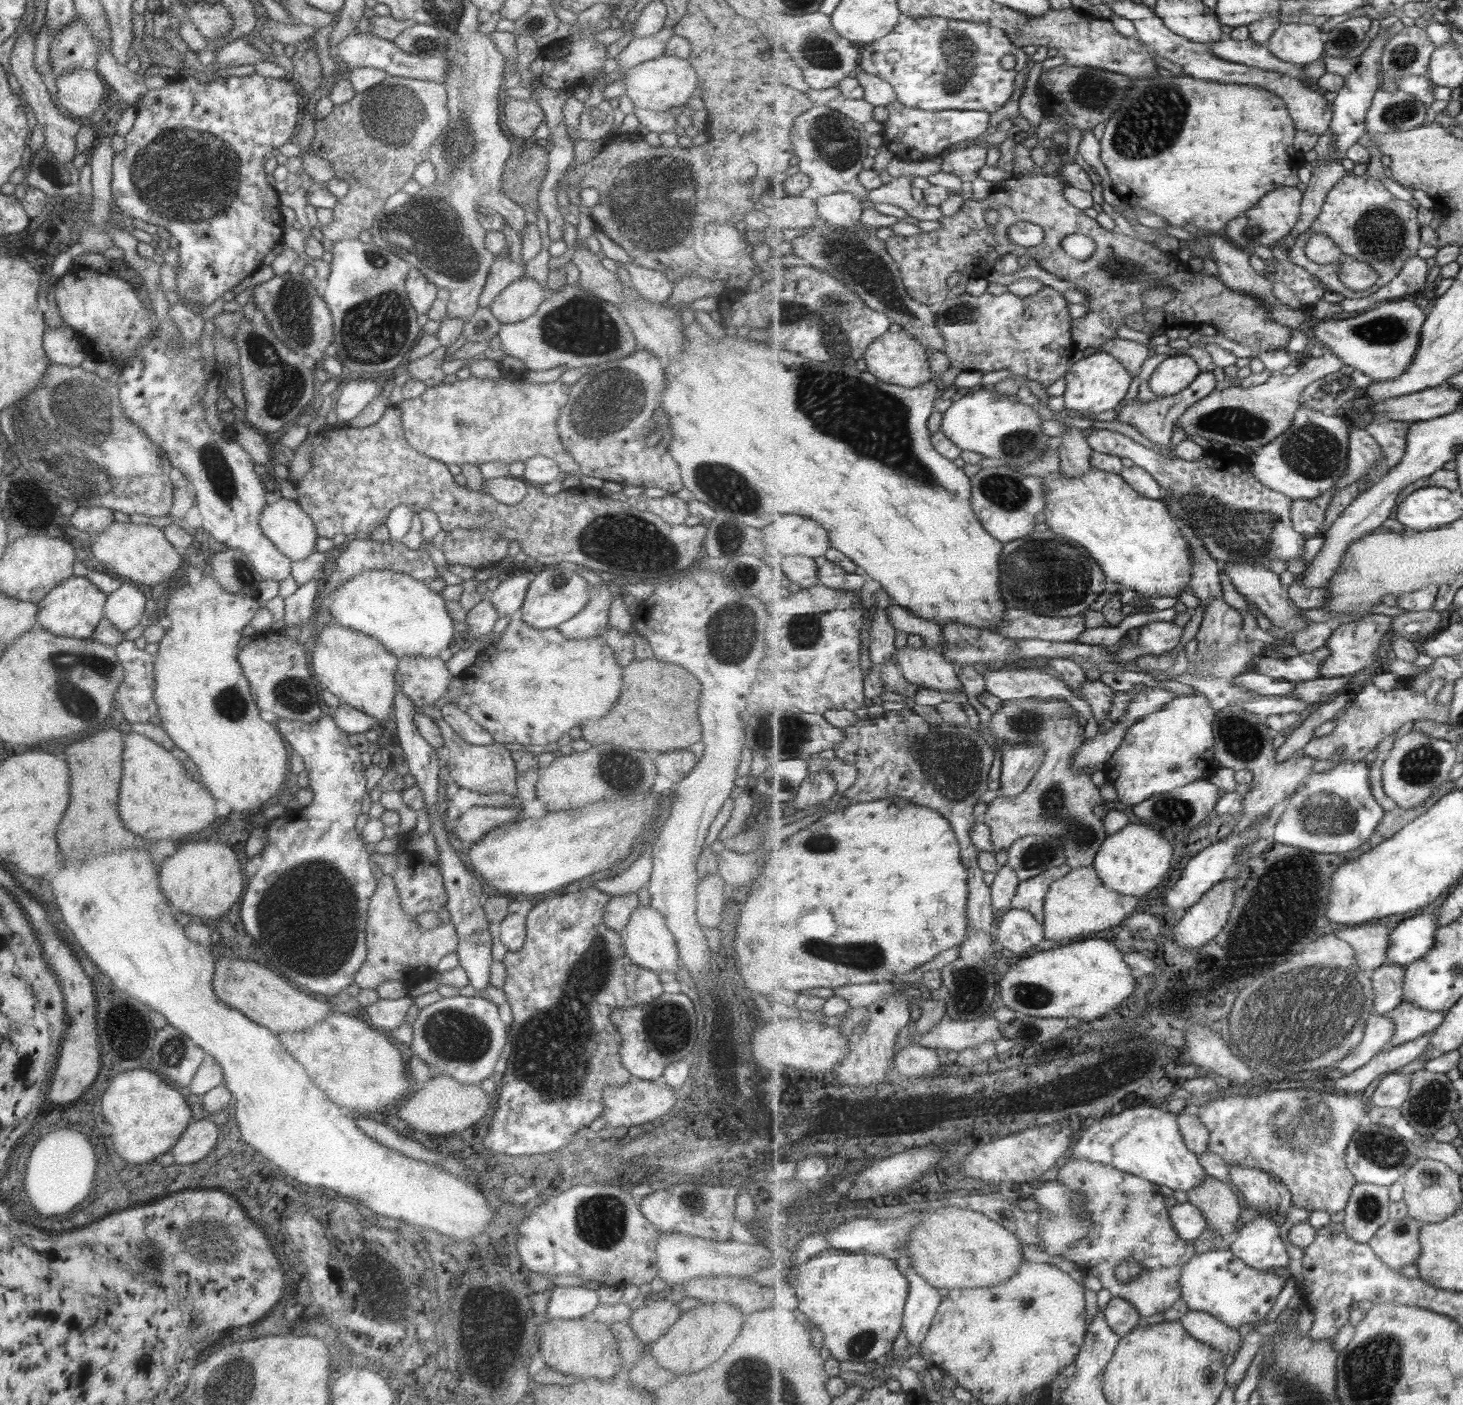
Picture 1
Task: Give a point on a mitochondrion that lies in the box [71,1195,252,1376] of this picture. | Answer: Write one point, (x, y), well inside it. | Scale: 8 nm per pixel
(197, 1248)

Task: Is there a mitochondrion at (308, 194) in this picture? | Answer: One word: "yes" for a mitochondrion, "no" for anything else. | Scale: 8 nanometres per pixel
no

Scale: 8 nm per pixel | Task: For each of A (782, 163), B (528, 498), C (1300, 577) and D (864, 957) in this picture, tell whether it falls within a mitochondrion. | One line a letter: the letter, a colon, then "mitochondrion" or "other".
A: other
B: other
C: other
D: mitochondrion

